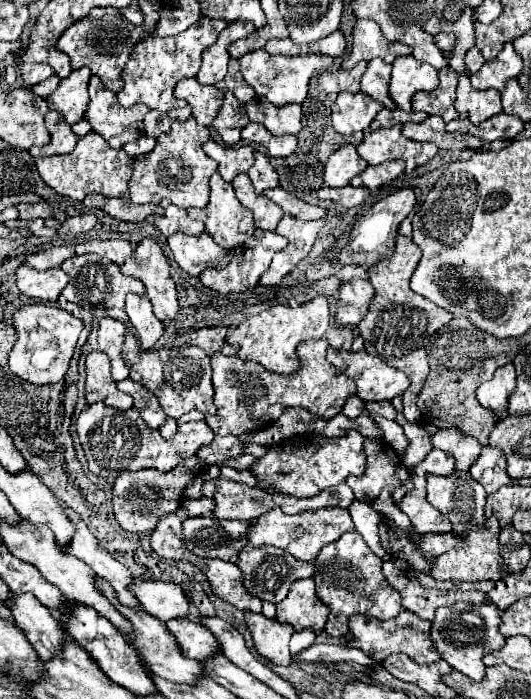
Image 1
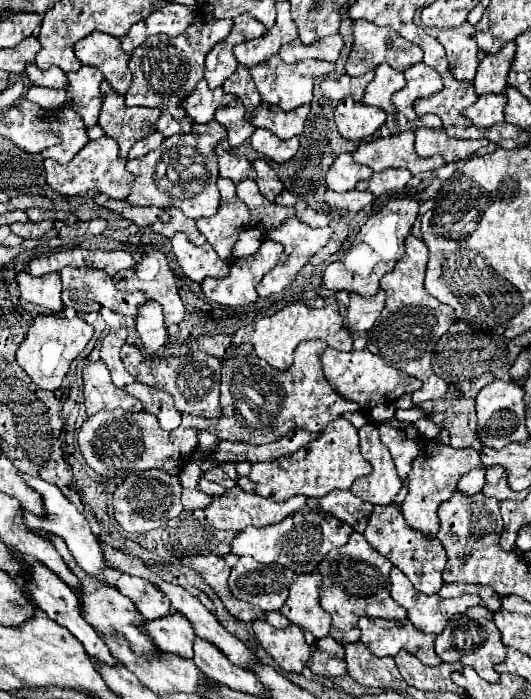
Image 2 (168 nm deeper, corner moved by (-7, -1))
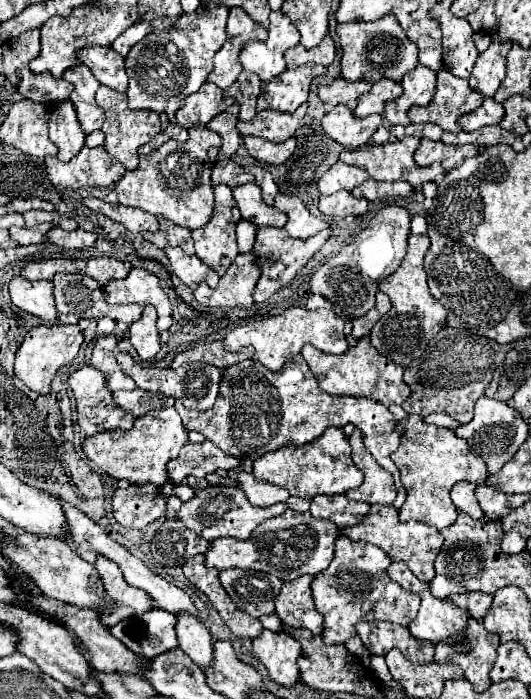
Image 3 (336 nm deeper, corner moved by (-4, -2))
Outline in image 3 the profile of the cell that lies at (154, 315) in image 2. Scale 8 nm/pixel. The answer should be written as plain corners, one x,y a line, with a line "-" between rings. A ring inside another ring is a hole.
146,305
140,321
130,325
128,339
142,363
148,363
160,351
160,337
156,329
156,309
152,305

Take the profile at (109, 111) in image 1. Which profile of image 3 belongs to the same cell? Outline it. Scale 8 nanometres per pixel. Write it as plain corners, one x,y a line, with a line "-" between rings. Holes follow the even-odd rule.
100,85
98,93
96,93
96,103
104,109
106,115
106,123
102,125
102,131
106,135
106,151
108,155
112,155
116,161
120,161
126,169
134,171
138,167
138,147
148,143
154,135
160,133
160,119
158,113
154,111
134,111
128,107
128,97
126,93
118,93
106,85

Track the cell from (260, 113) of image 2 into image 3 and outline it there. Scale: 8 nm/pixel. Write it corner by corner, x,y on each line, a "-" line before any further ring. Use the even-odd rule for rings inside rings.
300,105
294,113
266,109
266,111
258,111
254,115
254,119
248,123
238,121
236,127
242,137
256,135
256,137
264,137
268,141
286,141
288,137
294,135
294,131
298,129
298,123
304,115
306,115
306,105

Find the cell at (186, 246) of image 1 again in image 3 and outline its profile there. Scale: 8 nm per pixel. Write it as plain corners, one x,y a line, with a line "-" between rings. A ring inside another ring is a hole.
166,247
164,253
170,261
170,271
190,289
194,289
202,281
208,283
210,287
218,285
220,277
216,275
216,271
204,265
196,255
186,255
180,247

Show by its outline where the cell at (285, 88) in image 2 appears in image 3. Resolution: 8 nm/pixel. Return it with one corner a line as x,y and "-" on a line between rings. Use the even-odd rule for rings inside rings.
314,63
296,69
286,69
276,79
262,83
262,93
258,97
258,111
264,109
276,109
286,113
296,111
308,99
310,83
326,73
326,67

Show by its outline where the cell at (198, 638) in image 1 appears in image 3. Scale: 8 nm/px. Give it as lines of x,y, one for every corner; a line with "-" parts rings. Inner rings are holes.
152,607
144,615
124,619
110,627
110,635
120,639
136,655
152,659
178,645
176,639
176,617
168,611

